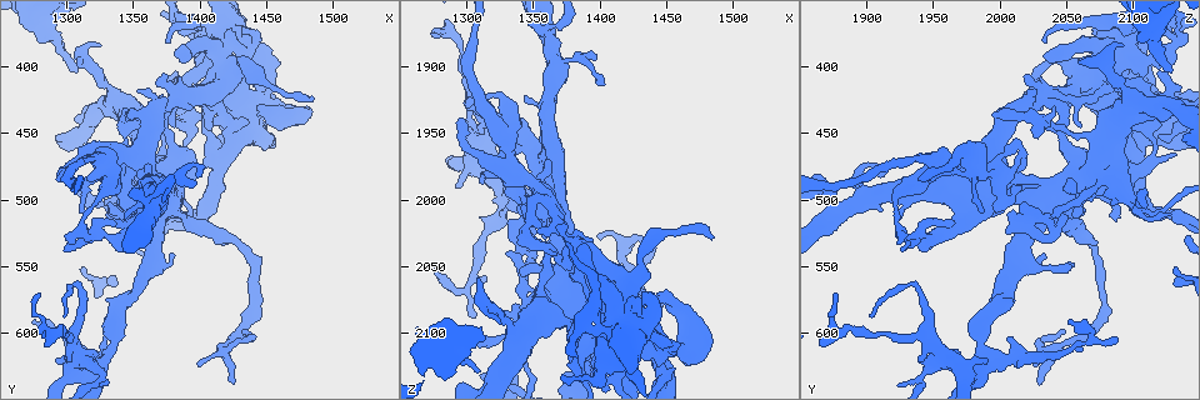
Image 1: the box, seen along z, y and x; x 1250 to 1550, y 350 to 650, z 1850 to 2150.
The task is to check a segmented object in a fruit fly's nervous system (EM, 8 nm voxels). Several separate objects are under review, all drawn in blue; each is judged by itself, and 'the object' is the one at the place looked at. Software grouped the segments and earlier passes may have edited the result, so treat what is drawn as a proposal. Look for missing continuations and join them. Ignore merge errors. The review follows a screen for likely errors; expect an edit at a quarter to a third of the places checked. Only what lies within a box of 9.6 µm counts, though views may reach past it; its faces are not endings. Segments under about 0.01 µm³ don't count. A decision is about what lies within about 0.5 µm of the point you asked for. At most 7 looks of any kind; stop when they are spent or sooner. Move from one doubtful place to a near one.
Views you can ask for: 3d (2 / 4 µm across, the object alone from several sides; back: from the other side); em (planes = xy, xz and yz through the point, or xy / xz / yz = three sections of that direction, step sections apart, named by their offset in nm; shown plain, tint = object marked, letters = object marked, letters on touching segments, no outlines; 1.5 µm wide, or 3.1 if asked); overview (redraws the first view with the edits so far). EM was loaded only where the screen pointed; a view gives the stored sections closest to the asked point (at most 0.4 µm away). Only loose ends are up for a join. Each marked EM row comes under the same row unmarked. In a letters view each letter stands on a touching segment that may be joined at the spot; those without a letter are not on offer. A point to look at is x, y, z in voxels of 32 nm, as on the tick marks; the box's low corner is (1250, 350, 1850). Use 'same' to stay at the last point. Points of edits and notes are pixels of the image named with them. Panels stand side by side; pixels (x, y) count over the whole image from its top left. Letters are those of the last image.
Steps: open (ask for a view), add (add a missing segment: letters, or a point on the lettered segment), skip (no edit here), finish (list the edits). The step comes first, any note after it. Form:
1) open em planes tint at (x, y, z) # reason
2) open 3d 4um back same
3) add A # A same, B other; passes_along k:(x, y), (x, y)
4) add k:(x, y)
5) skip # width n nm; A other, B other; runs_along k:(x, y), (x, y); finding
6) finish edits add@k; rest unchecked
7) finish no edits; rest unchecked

open em planes letters at (1354, 416, 2024) # free end

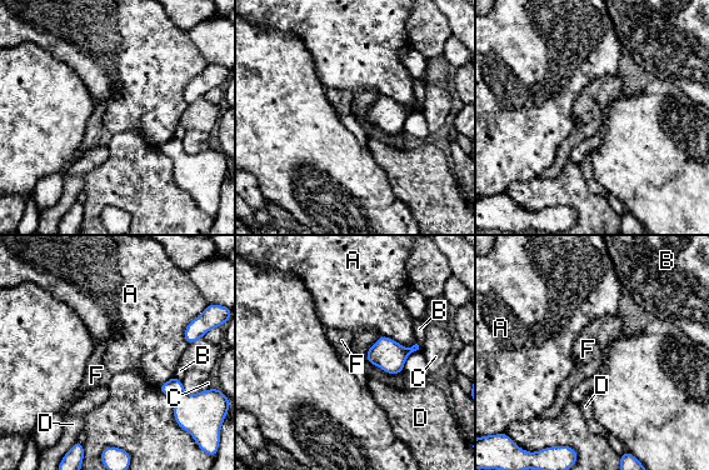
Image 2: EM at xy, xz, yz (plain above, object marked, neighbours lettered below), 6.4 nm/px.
skip # longest_contact A 240 nm; A other, B other, C other, D other, F other; border 2:(380, 335), (407, 348), (415, 341); none of them fits

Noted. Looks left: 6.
open em planes letters at (1306, 406, 2128) # an open end

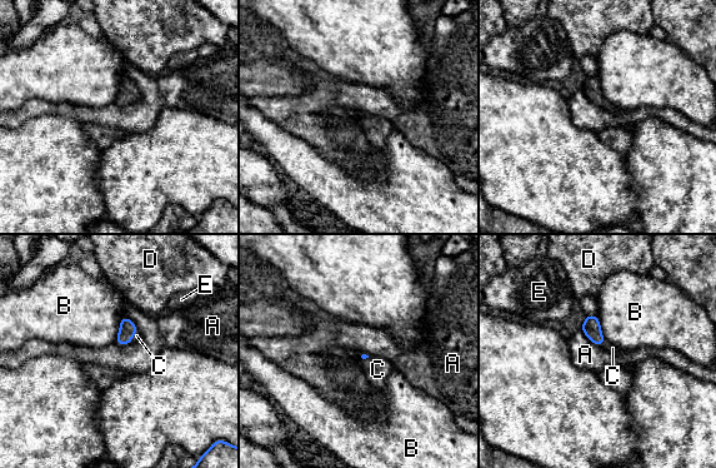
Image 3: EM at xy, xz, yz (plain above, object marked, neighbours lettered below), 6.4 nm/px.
add C # A other, B other, C same, D other, E other; passes_along 3:(591, 327), (602, 343), (607, 345); the neuron continues

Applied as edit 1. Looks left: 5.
open overview # redraw

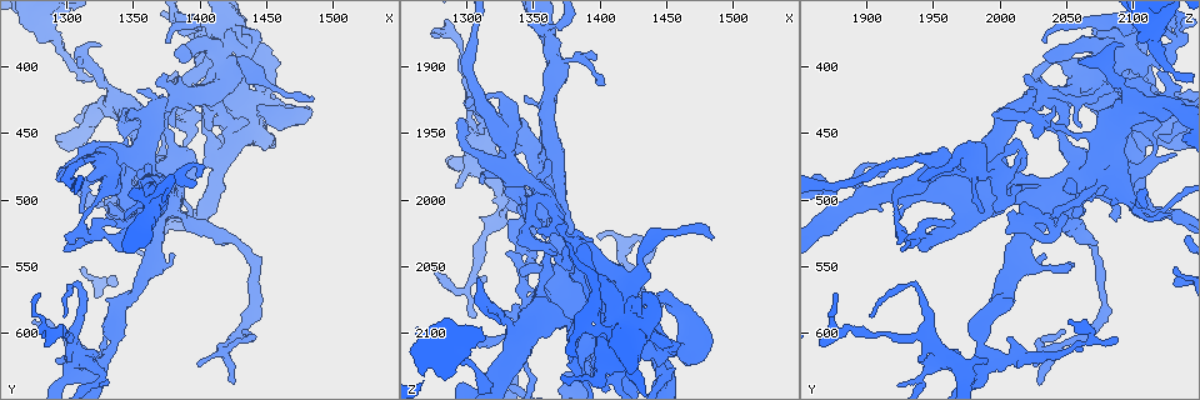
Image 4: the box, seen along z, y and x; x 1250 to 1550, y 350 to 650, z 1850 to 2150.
open em planes letters at (1484, 422, 2028) # thin end

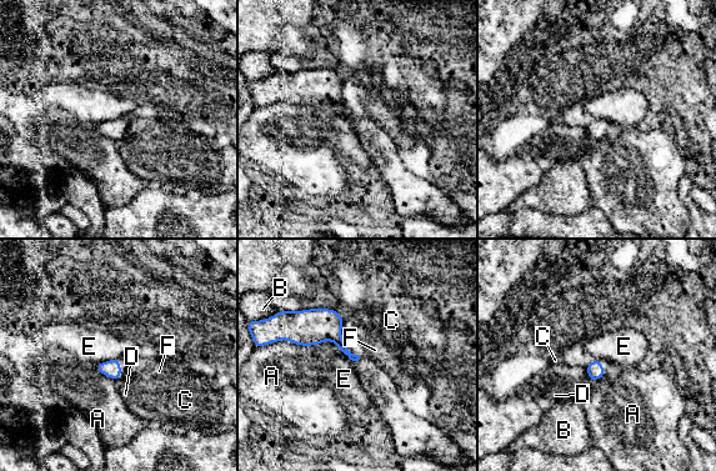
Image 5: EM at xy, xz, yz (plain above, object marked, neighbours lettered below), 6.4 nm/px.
skip # A other, B other, C other, D other, E other, F other; border 5:(303, 345), (330, 340), (353, 361); none of them fits

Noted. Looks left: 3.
finish edits add@3; rest unchecked

